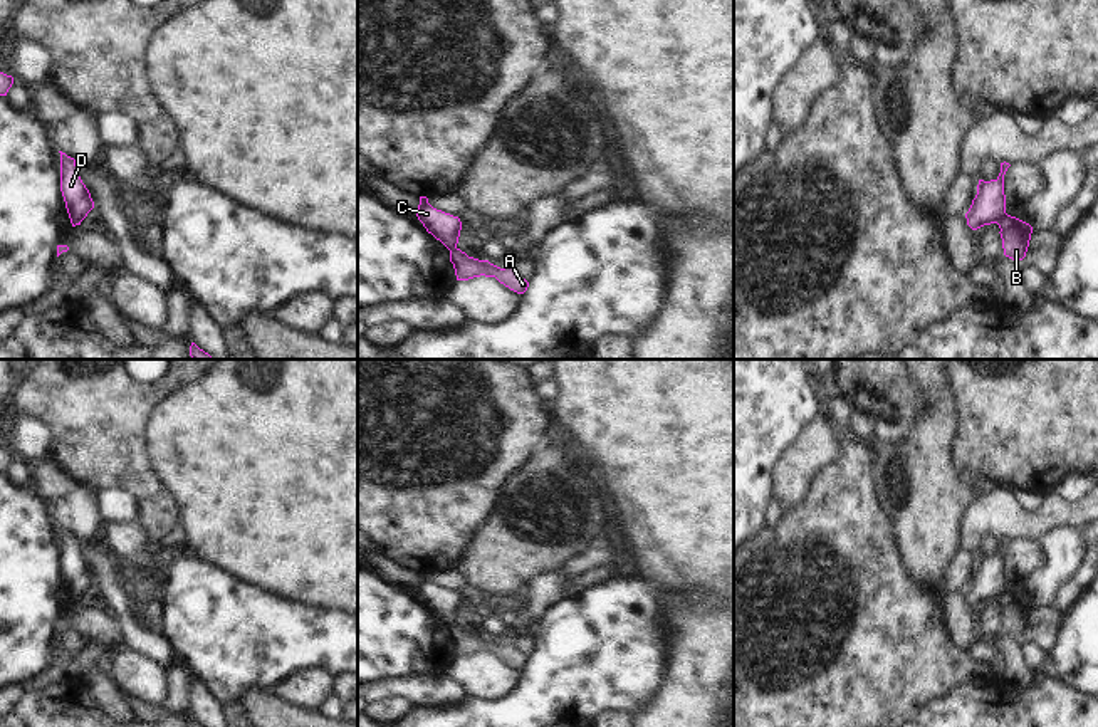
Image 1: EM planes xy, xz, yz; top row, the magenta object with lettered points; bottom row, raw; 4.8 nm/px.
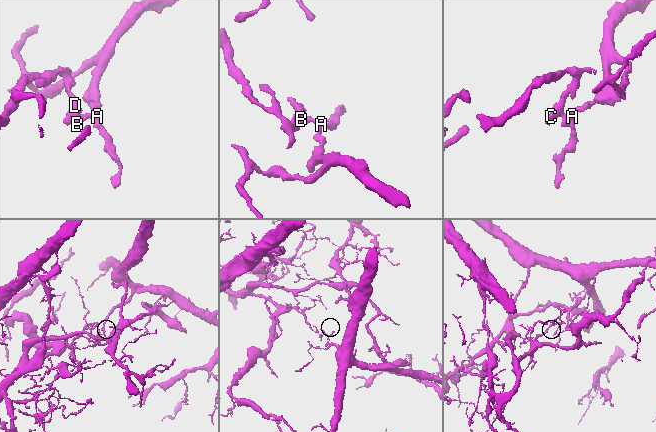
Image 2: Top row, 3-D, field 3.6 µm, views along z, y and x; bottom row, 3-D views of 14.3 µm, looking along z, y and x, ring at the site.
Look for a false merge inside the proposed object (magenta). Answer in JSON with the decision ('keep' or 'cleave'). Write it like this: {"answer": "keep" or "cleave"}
{"answer": "cleave"}

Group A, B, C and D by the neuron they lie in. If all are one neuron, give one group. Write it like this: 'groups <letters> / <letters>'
groups A B / C D

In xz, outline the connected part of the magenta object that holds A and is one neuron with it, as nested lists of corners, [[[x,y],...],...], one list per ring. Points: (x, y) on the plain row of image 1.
[[[457,623],[450,626],[450,638],[453,640],[457,656],[468,656],[480,651],[495,653],[500,660],[517,670],[524,670],[529,663],[529,658],[522,655],[514,643],[500,645],[489,636],[468,633]]]

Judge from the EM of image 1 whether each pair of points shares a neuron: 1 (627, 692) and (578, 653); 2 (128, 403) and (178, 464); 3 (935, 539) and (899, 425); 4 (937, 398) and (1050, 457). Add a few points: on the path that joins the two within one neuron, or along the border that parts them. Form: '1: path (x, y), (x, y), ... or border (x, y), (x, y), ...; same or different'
1: path (615, 680), (598, 664), (590, 664); same
2: border (170, 393), (148, 423), (150, 454), (155, 465); different
3: border (907, 418), (907, 435), (899, 444); different
4: border (949, 376), (959, 413), (954, 447); different

